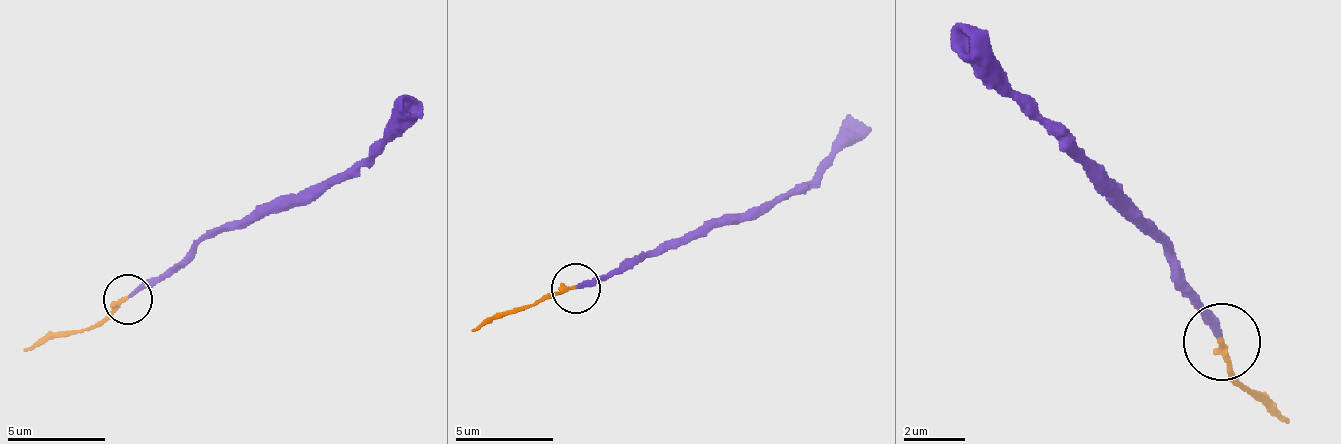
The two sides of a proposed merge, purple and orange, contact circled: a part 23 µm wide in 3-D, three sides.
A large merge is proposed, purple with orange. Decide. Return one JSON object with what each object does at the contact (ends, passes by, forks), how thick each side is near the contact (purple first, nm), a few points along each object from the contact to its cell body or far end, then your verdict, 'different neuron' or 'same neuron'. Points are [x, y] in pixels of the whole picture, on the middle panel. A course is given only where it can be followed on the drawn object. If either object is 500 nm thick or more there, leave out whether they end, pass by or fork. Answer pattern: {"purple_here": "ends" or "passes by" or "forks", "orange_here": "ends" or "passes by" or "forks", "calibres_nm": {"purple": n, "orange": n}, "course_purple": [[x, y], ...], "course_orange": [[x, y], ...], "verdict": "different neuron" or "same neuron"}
{"purple_here": "ends", "orange_here": "ends", "calibres_nm": {"purple": 240, "orange": 240}, "course_purple": [[574, 287], [604, 277], [648, 252], [697, 237], [717, 223], [752, 218], [796, 193], [841, 148], [855, 119]], "course_orange": [[574, 287], [534, 306], [495, 311], [470, 331]], "verdict": "different neuron"}

